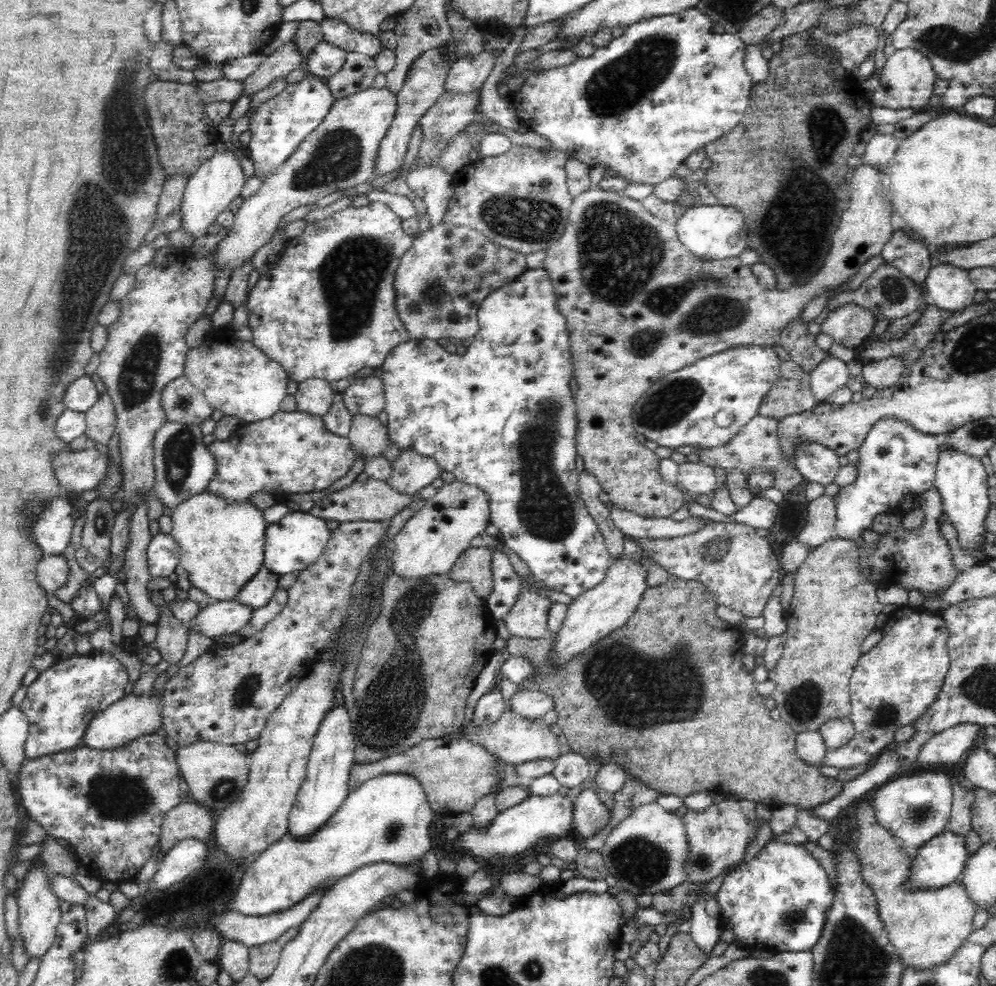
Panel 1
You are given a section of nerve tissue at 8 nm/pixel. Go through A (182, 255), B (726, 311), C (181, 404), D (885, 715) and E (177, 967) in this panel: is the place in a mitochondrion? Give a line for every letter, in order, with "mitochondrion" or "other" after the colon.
A: other
B: mitochondrion
C: mitochondrion
D: mitochondrion
E: mitochondrion

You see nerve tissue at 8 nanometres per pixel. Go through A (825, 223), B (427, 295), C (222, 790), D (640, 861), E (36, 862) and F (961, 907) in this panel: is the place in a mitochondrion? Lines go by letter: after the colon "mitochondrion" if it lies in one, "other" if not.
A: other
B: mitochondrion
C: mitochondrion
D: mitochondrion
E: other
F: other

